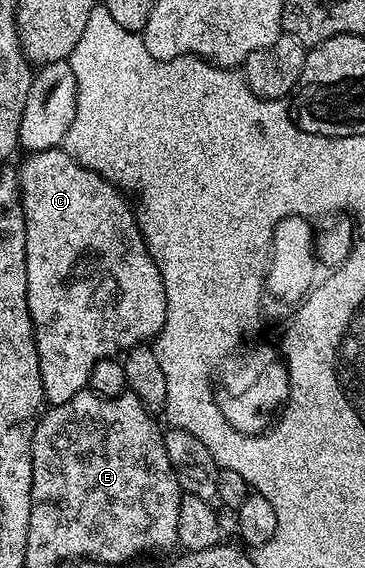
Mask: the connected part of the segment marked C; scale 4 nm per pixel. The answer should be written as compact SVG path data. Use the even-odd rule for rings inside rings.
M58 147L58 148L55 148L55 149L48 149L48 150L47 150L47 151L39 151L39 152L38 152L38 153L29 153L29 154L28 154L28 156L26 156L26 158L27 158L27 159L26 159L26 161L25 161L25 162L23 162L23 163L22 163L22 165L21 165L21 169L20 169L20 168L19 168L19 180L20 180L20 182L21 182L21 206L22 206L22 207L23 207L23 211L24 211L24 212L25 212L25 258L26 258L26 259L27 259L27 307L28 307L28 308L29 308L29 314L30 314L30 315L31 315L31 319L32 319L32 320L33 320L33 334L34 334L34 335L35 335L35 343L36 343L36 344L37 344L37 354L38 354L38 355L39 355L39 375L40 375L40 376L41 376L41 378L42 378L42 379L43 379L43 391L44 391L44 392L45 392L45 399L46 399L46 402L48 402L48 404L49 404L49 405L50 405L50 406L54 406L54 405L58 405L58 404L59 404L59 403L67 403L67 402L68 402L68 401L70 401L70 400L71 400L71 398L73 398L73 397L74 397L74 396L75 396L75 394L76 394L76 393L79 393L79 392L82 392L82 390L84 390L84 389L85 389L85 388L86 388L86 386L88 386L88 384L89 384L89 376L90 376L90 375L91 375L91 373L92 373L92 368L93 368L93 367L95 367L95 365L96 365L96 364L97 364L97 363L99 363L99 361L100 361L100 360L103 360L103 359L105 359L105 358L112 358L112 357L113 357L113 356L114 356L114 354L116 354L116 353L117 353L117 352L115 352L115 351L116 351L116 349L121 349L121 350L120 350L120 351L128 351L128 350L130 350L130 349L133 349L133 348L135 348L135 346L136 346L136 345L144 345L144 344L146 344L146 343L149 343L149 342L152 342L152 341L153 341L153 340L154 340L154 338L156 338L156 336L157 336L157 333L158 333L158 332L159 332L159 331L160 331L160 330L161 330L161 328L162 328L162 327L163 327L163 323L164 323L164 322L165 322L165 316L166 316L166 315L167 315L167 295L166 295L166 294L165 294L165 292L164 292L164 291L163 291L163 279L162 279L162 278L161 278L161 276L160 276L160 275L159 275L159 267L158 267L158 266L157 266L157 264L156 264L156 263L154 263L154 261L153 261L153 256L152 256L152 255L151 255L151 254L150 254L150 253L149 253L149 252L148 252L148 251L147 251L147 247L146 247L146 246L145 246L145 240L144 240L144 239L143 239L143 235L142 235L142 234L141 234L141 228L139 228L139 226L138 226L138 225L137 225L137 214L136 214L136 212L135 212L135 209L134 209L134 206L133 206L133 205L132 205L132 204L131 204L131 201L130 201L130 198L129 198L129 197L128 197L128 196L126 196L126 194L125 194L125 193L124 193L124 192L122 192L122 190L120 190L120 189L118 189L118 188L117 188L117 186L116 186L116 185L112 185L112 183L111 183L111 182L110 182L110 181L109 181L109 180L108 180L108 179L107 179L107 178L106 178L106 177L100 177L100 175L98 175L98 173L96 173L96 172L95 172L95 171L91 171L91 170L90 170L90 169L84 169L84 167L83 167L83 166L81 166L81 165L77 165L77 164L76 164L76 163L75 163L75 159L71 159L71 155L67 155L67 154L66 154L66 153L65 153L65 151L64 151L64 148L61 148L61 147Z

